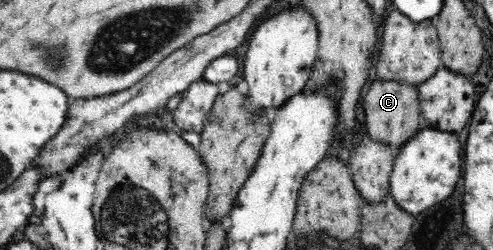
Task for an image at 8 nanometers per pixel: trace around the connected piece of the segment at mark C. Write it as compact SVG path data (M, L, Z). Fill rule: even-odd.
M377 77L371 82L363 99L363 110L366 116L366 130L375 141L383 141L395 151L419 128L427 126L421 115L418 85L397 80L383 80Z

